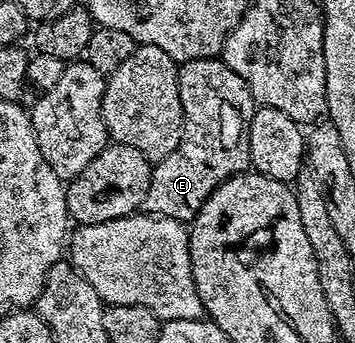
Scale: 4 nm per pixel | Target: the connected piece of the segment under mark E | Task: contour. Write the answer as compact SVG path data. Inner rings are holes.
M219 57L182 64L179 92L183 136L169 157L152 166L149 193L145 193L142 210L148 215L190 221L224 181L244 174L251 167L249 125L257 104L245 81L241 81L241 77L237 77Z

